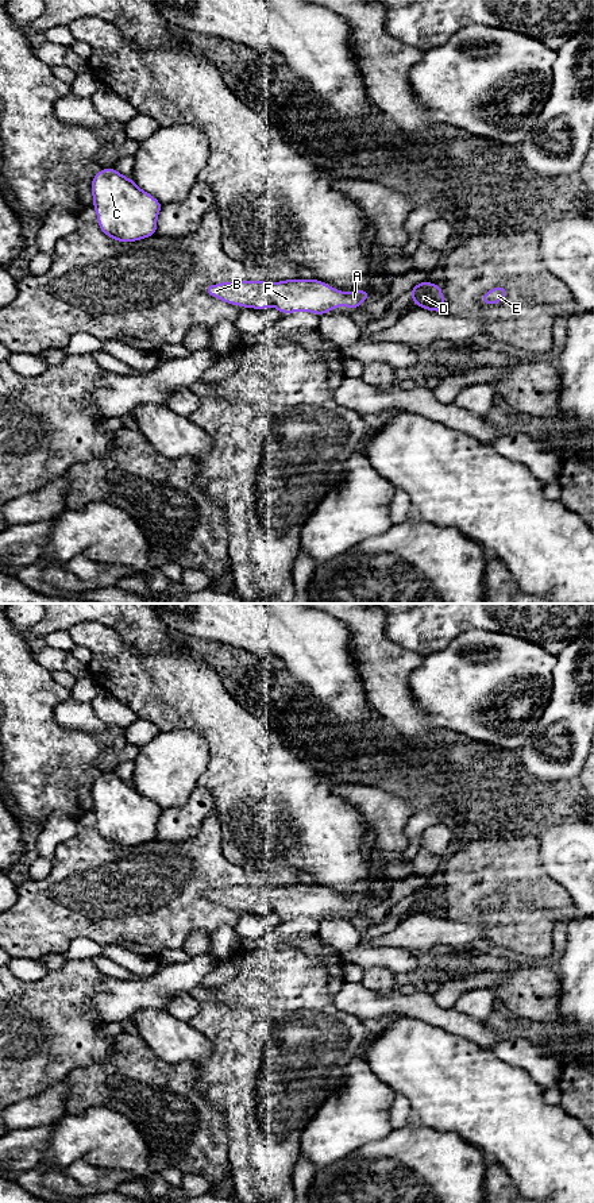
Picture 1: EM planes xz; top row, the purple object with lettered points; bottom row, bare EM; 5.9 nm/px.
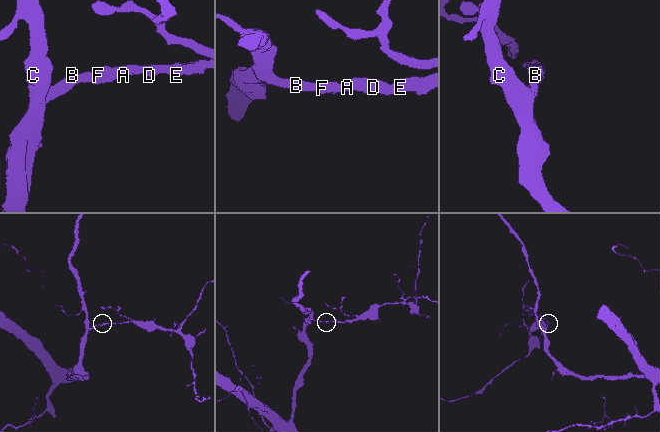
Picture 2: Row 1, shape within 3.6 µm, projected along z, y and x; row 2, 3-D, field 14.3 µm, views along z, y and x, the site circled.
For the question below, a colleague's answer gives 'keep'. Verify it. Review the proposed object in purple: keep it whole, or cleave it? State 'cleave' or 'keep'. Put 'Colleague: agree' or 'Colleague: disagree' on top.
Colleague: agree
keep

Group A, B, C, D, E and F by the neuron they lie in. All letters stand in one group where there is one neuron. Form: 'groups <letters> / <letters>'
groups A B C D E F

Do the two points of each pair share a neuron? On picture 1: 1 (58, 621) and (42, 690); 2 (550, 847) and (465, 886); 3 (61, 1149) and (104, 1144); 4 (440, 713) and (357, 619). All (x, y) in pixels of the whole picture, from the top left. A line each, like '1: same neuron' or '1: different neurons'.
1: different neurons
2: different neurons
3: same neuron
4: different neurons

